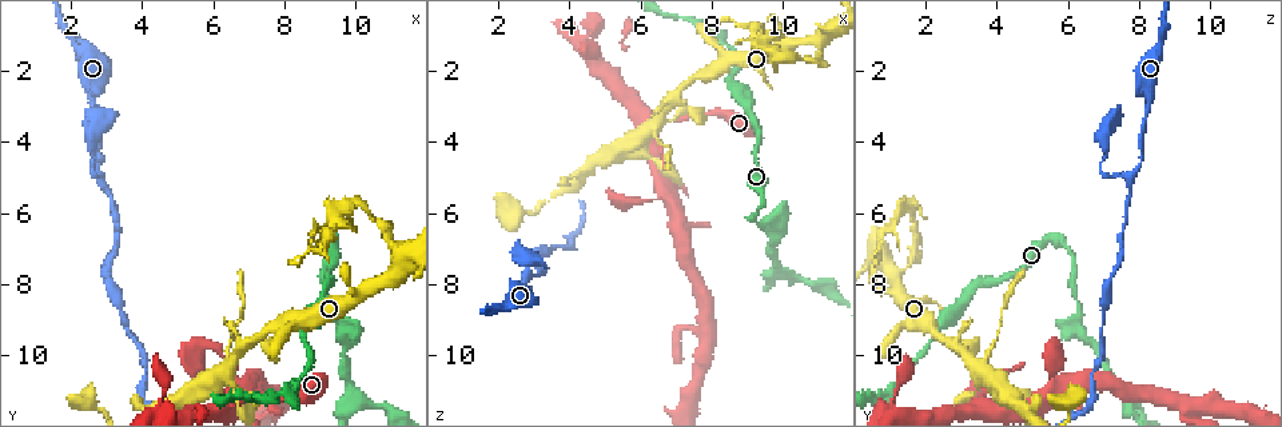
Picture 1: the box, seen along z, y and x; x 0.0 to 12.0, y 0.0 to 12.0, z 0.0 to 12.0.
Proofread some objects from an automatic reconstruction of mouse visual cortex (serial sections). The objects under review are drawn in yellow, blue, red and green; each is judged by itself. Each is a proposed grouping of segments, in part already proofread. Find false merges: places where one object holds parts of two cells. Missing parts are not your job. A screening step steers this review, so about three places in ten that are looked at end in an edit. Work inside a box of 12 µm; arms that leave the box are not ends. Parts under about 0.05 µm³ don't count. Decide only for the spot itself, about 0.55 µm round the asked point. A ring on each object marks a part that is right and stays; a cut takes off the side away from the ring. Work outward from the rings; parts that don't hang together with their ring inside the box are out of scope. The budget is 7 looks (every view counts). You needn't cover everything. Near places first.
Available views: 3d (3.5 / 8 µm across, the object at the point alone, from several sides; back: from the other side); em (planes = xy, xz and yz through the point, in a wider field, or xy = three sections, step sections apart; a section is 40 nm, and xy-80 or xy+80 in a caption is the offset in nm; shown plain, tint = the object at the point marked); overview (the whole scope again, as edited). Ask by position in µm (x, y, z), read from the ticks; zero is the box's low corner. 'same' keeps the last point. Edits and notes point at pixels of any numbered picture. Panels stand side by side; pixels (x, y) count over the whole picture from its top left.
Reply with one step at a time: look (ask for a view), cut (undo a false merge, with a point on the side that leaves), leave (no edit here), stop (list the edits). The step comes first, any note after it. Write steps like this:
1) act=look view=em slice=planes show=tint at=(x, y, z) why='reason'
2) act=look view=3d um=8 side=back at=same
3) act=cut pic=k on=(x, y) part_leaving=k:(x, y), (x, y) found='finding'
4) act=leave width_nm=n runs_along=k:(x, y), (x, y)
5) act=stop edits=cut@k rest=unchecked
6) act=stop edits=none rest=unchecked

act=look view=em slice=xy step=5 show=tint at=(11.0, 7.7, 1.2) why='two arms in line, one across'

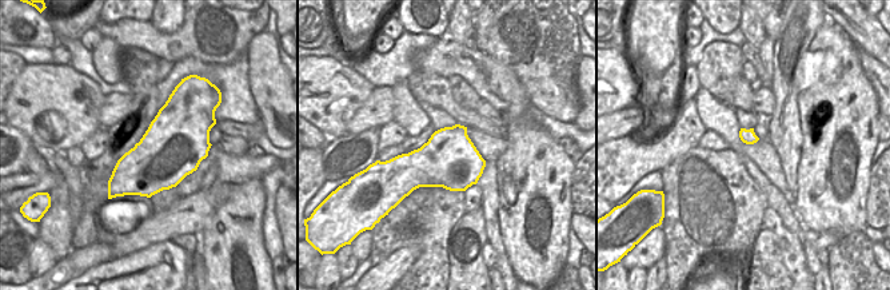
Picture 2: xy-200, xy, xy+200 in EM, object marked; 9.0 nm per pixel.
act=look view=3d um=3.5 at=same why='see where the arms go'

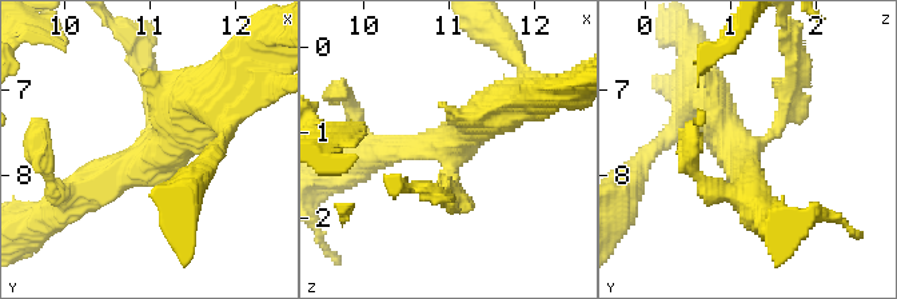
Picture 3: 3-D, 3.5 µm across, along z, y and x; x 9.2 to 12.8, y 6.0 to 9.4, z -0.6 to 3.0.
act=cut pic=3 on=(785, 90) part_leaving=3:(773, 132), (793, 75), (786, 35) found='a second cell is stuck on'

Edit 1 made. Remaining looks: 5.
act=look view=em slice=xy step=1 show=tint at=(9.8, 9.2, 6.3) why='sharp bend'

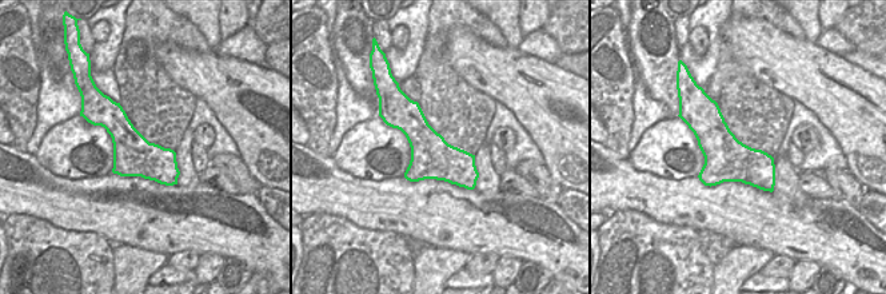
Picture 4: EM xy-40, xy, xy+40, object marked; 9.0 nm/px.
act=look view=3d um=3.5 at=same

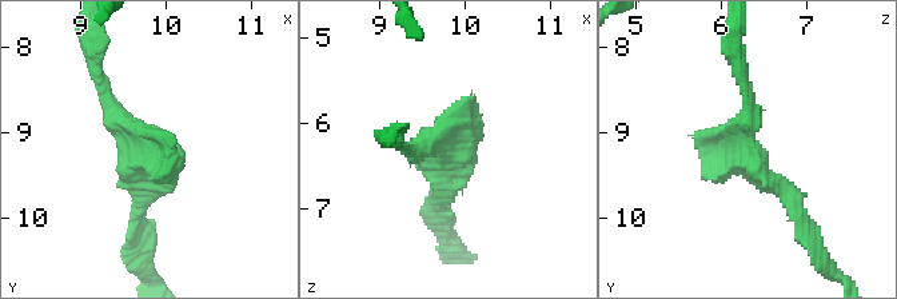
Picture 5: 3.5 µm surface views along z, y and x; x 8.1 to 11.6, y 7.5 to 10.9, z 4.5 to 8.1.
act=leave width_nm=380 runs_along=5:(740, 79), (744, 144), (801, 222) found='one cell here'

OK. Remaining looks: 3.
act=look view=3d um=3.5 at=(9.9, 11.0, 7.6) why='three arms meet'

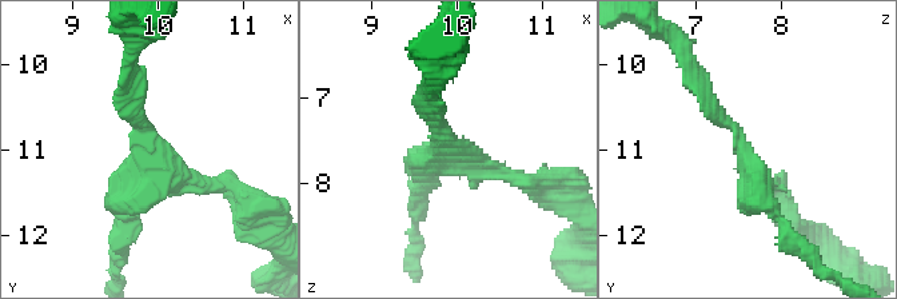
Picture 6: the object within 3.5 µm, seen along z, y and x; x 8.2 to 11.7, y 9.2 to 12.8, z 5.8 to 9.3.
act=look view=em slice=xy step=3 show=tint at=(9.90, 10.90, 7.55) arms=3 arm_widths_nm=200,200,300 why='shape alone is not enough'

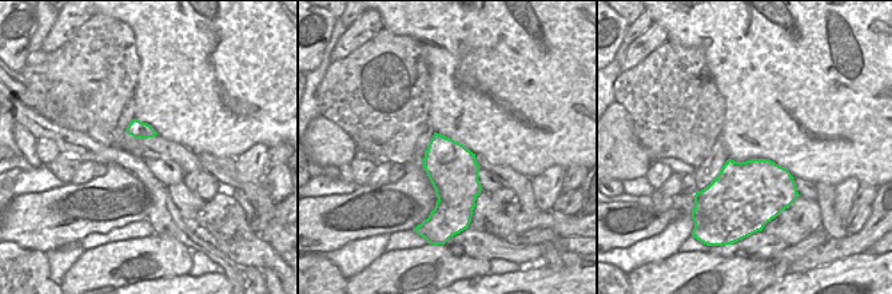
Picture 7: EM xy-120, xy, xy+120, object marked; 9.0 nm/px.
act=leave runs_along=6:(130, 72), (154, 155), (211, 183) found='all the same cell'

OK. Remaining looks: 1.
act=stop edits=cut@3 rest=unchecked

